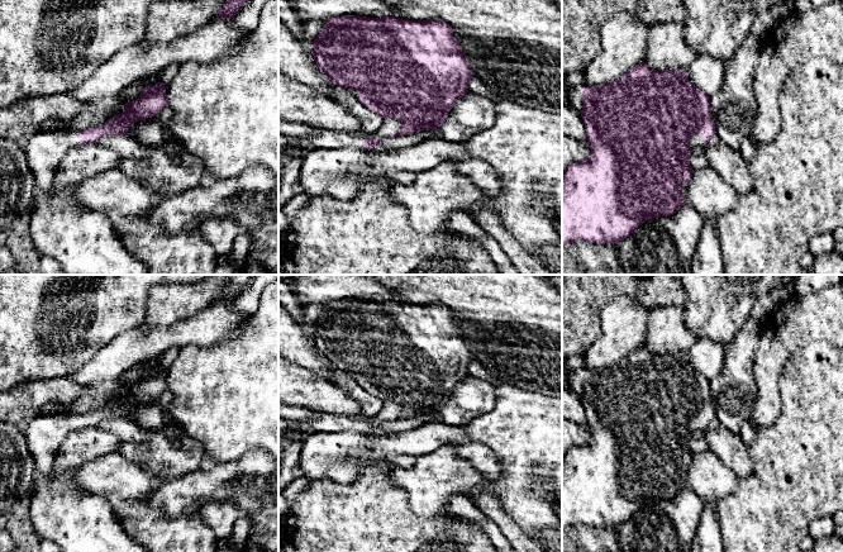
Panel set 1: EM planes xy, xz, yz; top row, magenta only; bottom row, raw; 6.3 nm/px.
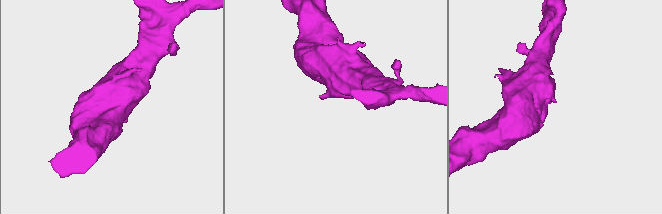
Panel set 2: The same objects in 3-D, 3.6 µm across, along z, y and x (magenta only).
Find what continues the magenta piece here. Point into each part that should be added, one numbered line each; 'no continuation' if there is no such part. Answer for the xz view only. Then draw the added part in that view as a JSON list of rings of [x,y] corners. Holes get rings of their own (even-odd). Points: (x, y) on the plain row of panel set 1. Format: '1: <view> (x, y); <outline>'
1: xz (319, 422); [[[386,401],[380,413],[372,419],[351,419],[339,415],[330,415],[325,413],[316,413],[306,408],[295,405],[286,405],[278,403],[278,418],[305,423],[313,432],[344,432],[352,430],[365,433],[365,424],[368,422],[386,423],[390,418],[401,414],[401,406],[397,403]]]

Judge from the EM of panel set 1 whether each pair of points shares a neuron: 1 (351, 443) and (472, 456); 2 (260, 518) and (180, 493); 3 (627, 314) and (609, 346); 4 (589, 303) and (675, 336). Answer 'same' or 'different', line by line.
1: same
2: different
3: same
4: different

